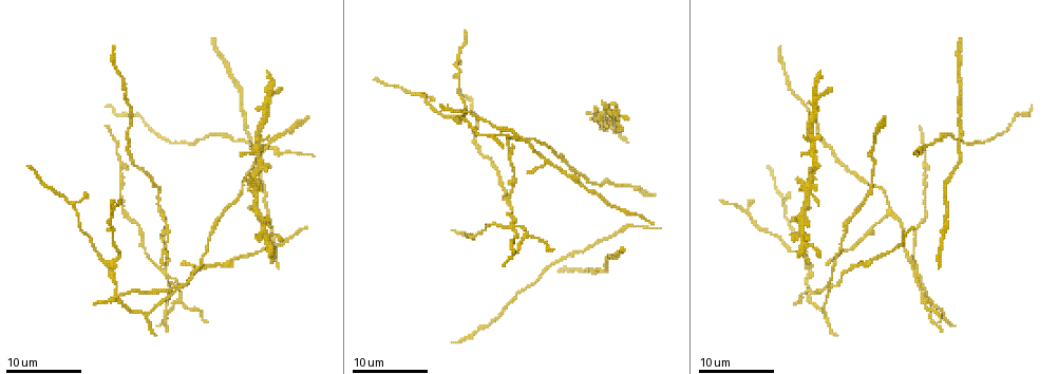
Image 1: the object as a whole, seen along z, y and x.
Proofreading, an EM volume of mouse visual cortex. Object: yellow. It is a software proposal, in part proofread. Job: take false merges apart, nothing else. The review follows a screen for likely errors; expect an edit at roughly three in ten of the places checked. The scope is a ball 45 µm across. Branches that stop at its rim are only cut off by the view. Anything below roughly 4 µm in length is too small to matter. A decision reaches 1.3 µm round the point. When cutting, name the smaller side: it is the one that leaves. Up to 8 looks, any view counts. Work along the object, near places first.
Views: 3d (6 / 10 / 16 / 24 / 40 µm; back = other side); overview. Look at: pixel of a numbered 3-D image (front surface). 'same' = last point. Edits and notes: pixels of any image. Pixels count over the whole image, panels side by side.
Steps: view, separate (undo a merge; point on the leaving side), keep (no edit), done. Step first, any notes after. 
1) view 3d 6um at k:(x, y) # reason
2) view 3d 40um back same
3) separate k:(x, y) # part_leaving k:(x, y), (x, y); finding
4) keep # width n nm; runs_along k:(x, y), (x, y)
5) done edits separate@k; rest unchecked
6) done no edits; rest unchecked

view 3d 10um at 1:(109, 261) # three arms meet

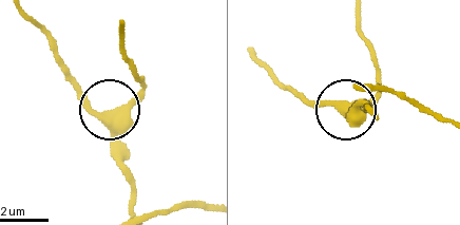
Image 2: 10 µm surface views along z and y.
keep # width 410 nm; runs_along 2:(133, 206), (133, 182), (121, 157), (113, 111), (146, 80); continuous, no second neuron

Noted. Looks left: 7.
view 3d 16um at 1:(182, 287) # four-way junction

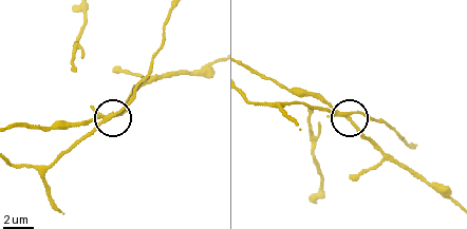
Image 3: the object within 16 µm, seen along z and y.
view 3d 16um back at 3:(347, 118)

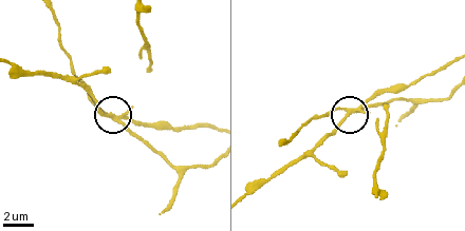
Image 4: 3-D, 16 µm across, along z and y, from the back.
separate 4:(99, 114) # width 210 nm; part_leaving 4:(114, 115), (106, 113), (73, 81), (24, 73), (13, 65); two neurons meet here

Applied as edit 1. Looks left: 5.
view overview # see it whole again

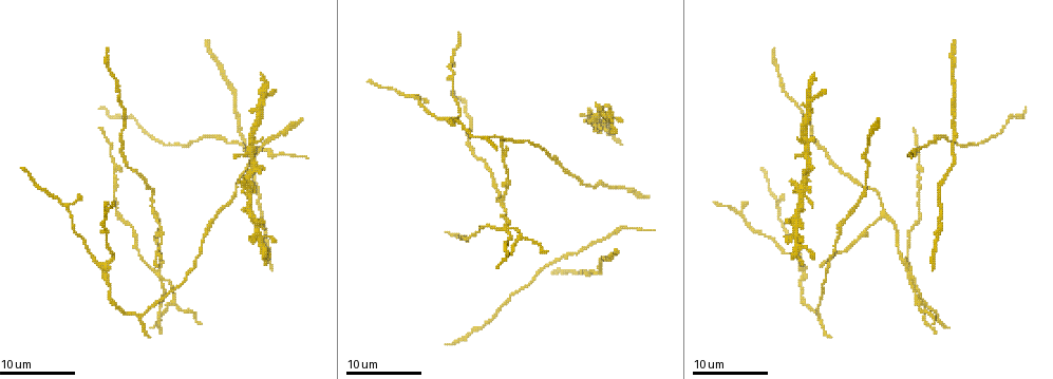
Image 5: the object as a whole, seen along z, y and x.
view 3d 6um at 5:(912, 272) # four-way junction

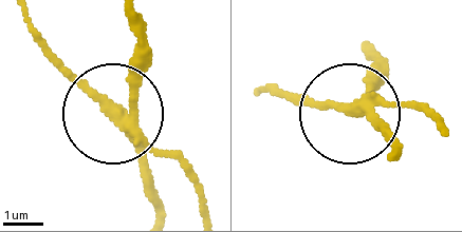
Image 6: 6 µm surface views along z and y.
separate 6:(181, 160) # width 260 nm; part_leaving 6:(129, 122), (32, 21); two neurons meet here

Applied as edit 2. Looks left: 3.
view overview

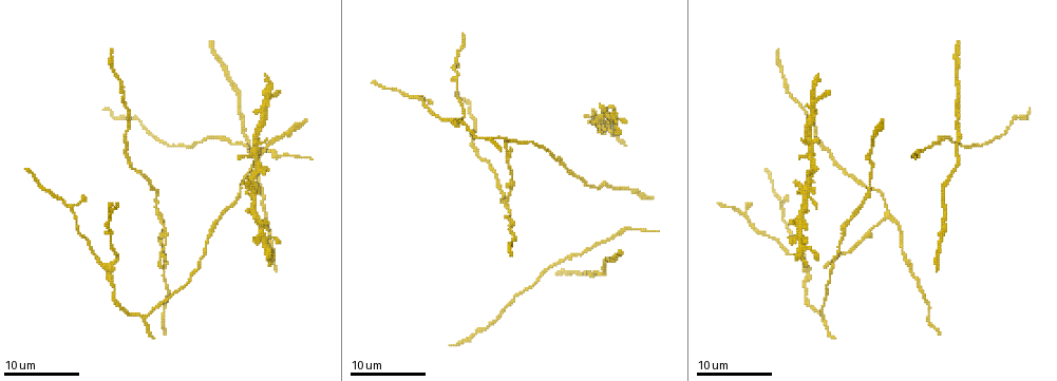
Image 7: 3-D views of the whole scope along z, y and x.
view 3d 10um at 7:(503, 204) # side arm on a straight run

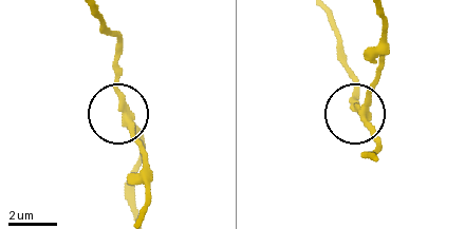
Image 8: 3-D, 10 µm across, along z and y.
view 3d 10um back at 8:(363, 113)

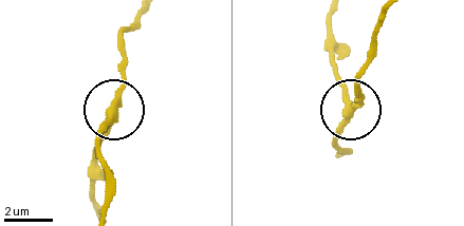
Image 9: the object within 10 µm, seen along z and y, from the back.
keep # one neuron here

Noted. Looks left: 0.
done edits separate@4, separate@6; rest unchecked

